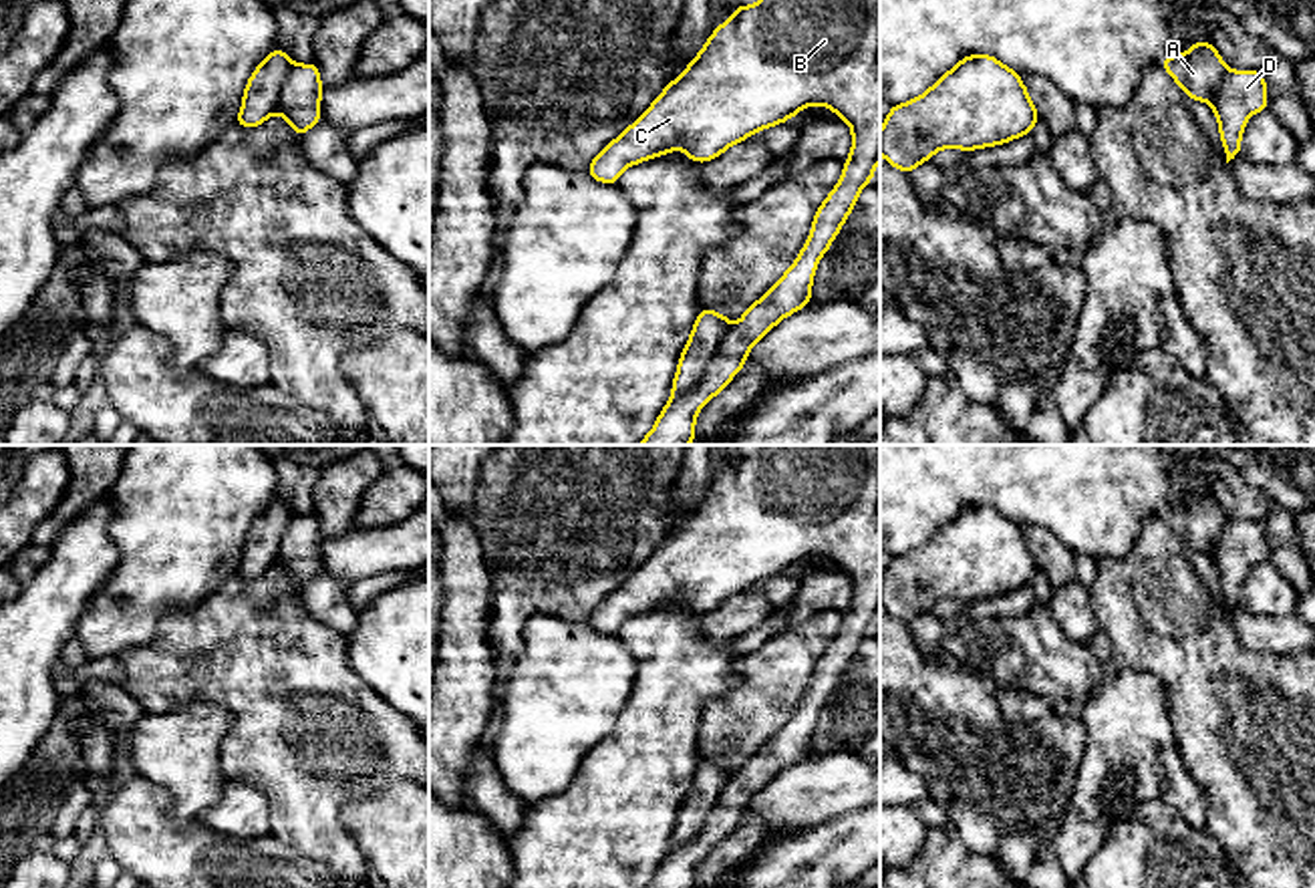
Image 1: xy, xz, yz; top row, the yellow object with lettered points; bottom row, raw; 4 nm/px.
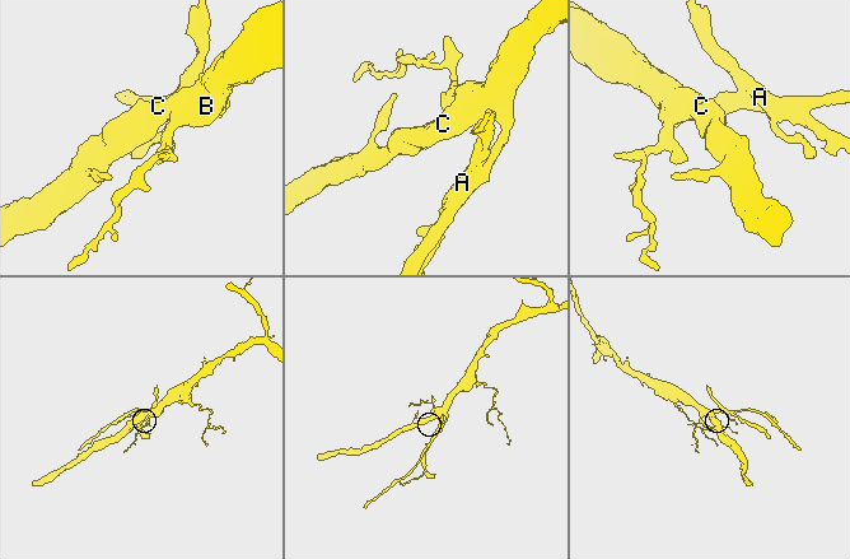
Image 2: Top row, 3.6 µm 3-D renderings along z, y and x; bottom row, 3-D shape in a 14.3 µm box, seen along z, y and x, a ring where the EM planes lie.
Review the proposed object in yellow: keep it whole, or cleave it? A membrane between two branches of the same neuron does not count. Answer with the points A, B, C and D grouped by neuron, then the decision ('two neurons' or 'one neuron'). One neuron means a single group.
groups A / B C D; two neurons

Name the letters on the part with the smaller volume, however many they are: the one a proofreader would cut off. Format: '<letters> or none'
A

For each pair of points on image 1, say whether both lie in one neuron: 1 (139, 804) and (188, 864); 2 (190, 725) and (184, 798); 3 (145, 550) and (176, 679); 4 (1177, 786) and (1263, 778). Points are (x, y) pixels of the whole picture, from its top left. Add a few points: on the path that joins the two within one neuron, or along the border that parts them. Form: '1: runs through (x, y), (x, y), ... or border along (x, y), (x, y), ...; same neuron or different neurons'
1: runs through (141, 818), (174, 850); same neuron
2: runs through (188, 744), (188, 780); same neuron
3: border along (206, 599), (172, 609), (152, 641), (127, 649); different neurons
4: border along (1175, 744), (1183, 766), (1205, 800), (1203, 828); different neurons

